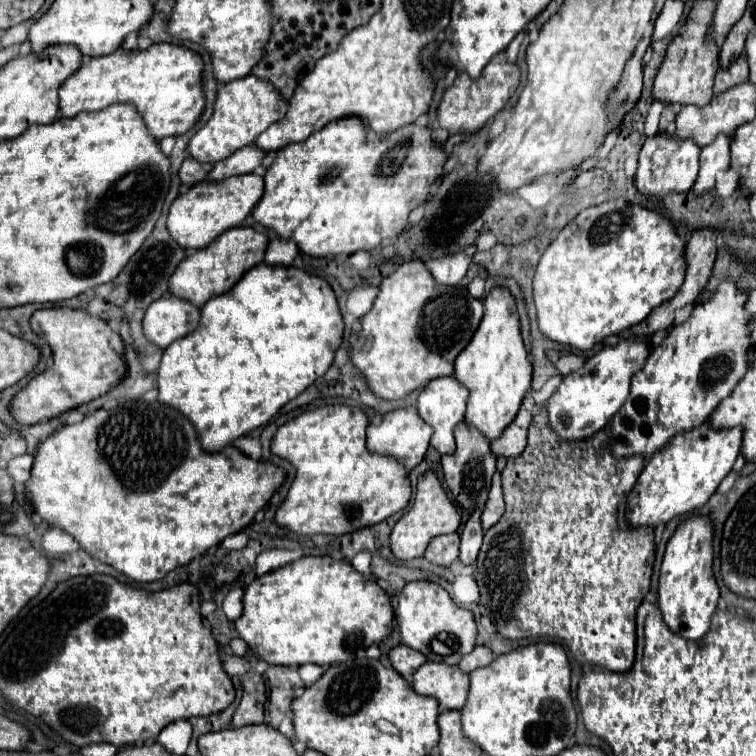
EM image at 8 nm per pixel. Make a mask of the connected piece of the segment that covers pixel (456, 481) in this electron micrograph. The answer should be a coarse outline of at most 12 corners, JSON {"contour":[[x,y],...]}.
{"contour":[[463,420],[455,452],[441,458],[445,482],[465,512],[485,508],[495,454]]}

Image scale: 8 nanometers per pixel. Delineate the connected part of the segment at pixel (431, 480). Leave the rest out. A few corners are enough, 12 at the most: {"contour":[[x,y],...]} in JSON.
{"contour":[[435,472],[419,476],[411,510],[391,532],[399,560],[457,532],[461,514]]}

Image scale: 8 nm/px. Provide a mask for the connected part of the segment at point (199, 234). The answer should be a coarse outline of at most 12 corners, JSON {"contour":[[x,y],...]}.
{"contour":[[257,174],[199,182],[167,228],[185,250],[239,226],[263,196]]}

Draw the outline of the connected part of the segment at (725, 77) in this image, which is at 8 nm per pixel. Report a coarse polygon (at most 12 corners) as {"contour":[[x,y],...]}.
{"contour":[[747,56],[715,74],[715,94],[747,82]]}

